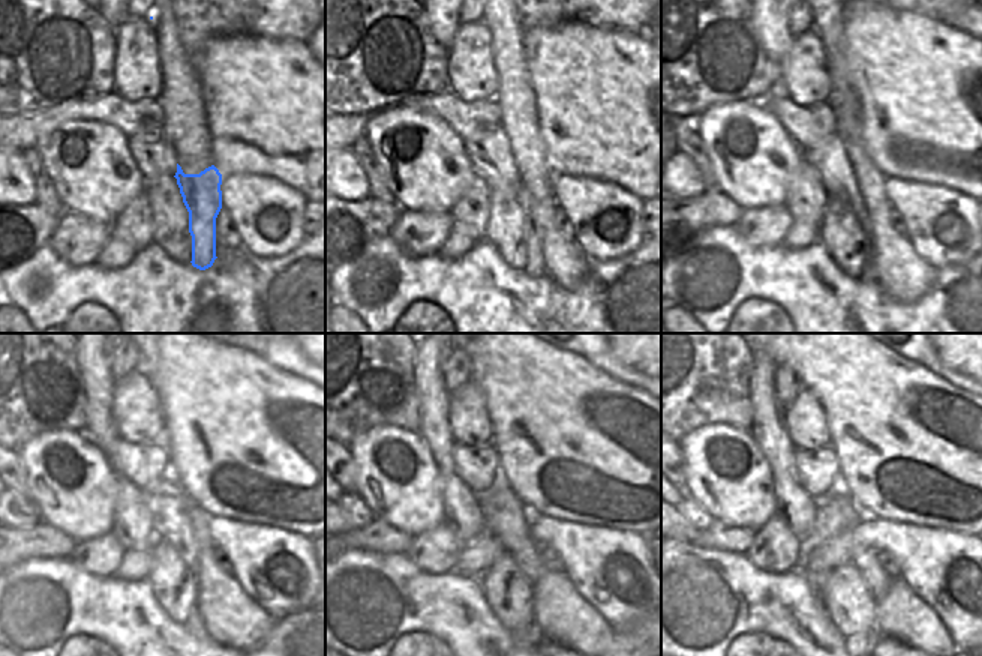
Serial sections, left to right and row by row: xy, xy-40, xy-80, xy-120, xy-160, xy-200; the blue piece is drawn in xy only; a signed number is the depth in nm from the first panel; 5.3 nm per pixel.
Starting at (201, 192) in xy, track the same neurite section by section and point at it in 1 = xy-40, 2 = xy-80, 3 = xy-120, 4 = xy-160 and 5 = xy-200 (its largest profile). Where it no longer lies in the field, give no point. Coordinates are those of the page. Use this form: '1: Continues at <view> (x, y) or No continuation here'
1: Continues at xy-40 (535, 266)
2: Continues at xy-80 (868, 273)
3: Continues at xy-120 (194, 623)
4: Continues at xy-160 (529, 635)
5: Continues at xy-200 (868, 638).

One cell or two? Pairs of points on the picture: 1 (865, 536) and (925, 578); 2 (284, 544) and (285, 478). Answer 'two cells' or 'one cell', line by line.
1: one cell
2: two cells

